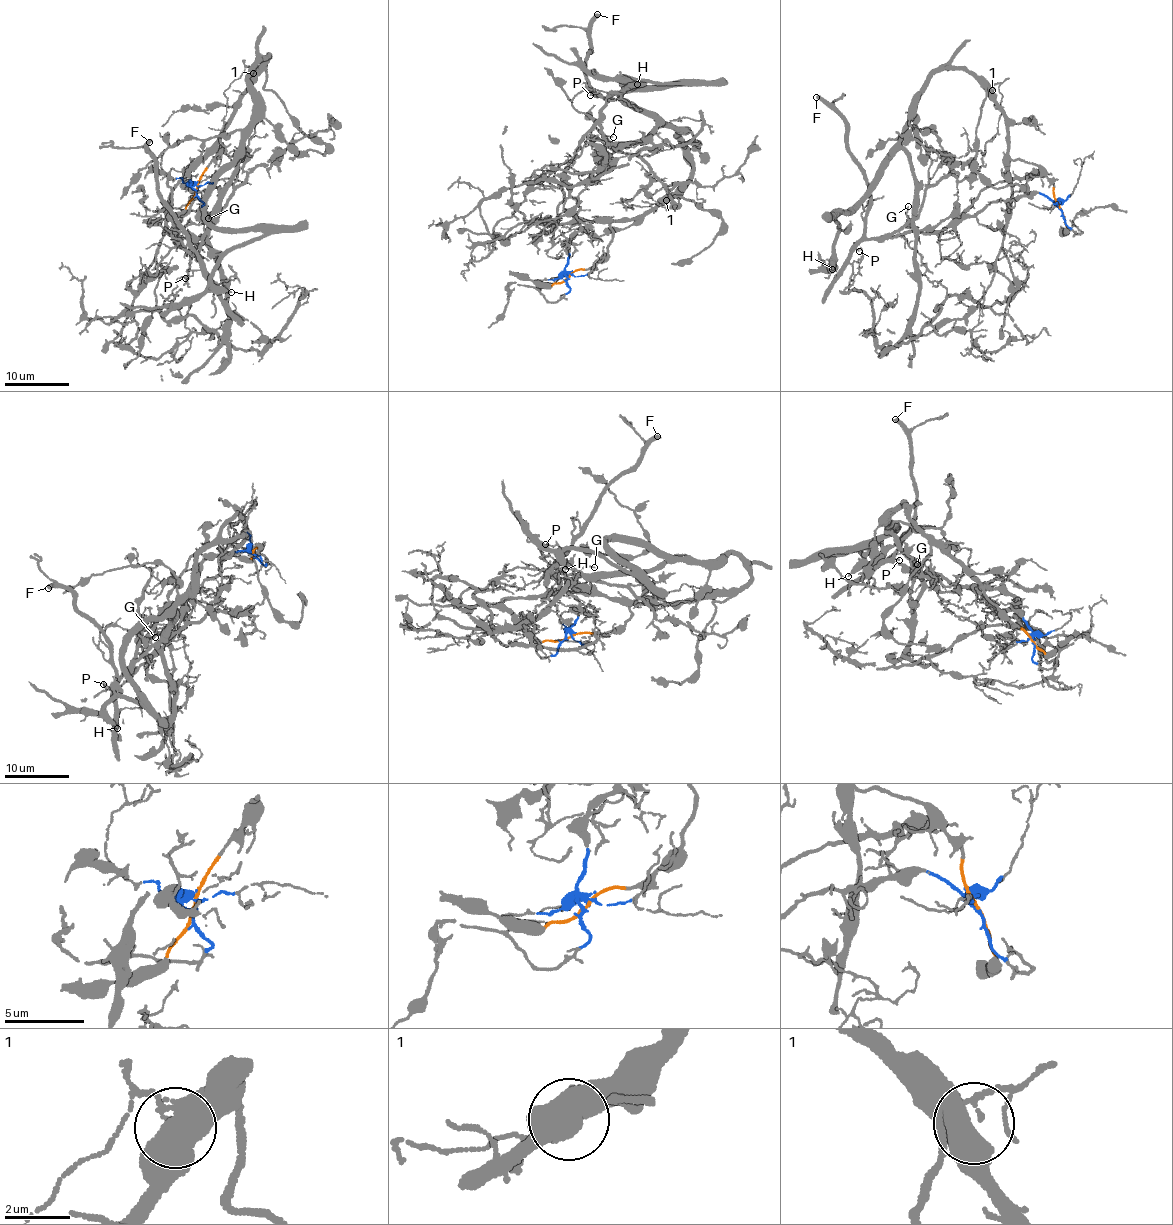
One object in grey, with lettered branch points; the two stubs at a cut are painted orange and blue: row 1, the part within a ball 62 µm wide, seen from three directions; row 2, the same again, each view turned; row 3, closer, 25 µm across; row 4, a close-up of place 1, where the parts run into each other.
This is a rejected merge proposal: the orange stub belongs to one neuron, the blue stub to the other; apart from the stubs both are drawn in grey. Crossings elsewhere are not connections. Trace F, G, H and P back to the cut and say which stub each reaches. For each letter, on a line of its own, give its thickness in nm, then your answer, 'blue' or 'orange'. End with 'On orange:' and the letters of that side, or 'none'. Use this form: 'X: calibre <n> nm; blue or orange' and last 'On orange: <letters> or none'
F: calibre 460 nm; blue
G: calibre 90 nm; blue
H: calibre 150 nm; orange
P: calibre 100 nm; blue
On orange: H

